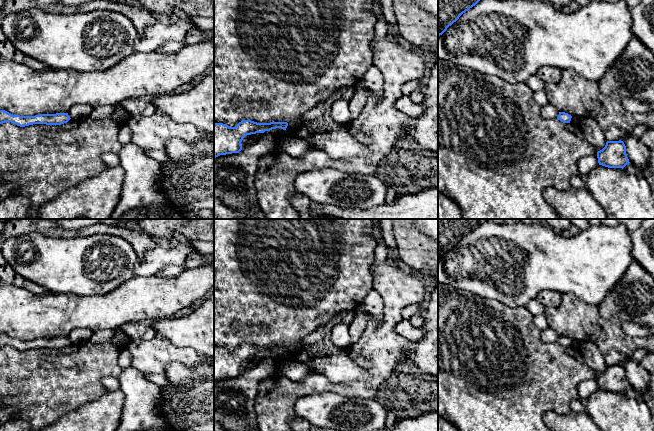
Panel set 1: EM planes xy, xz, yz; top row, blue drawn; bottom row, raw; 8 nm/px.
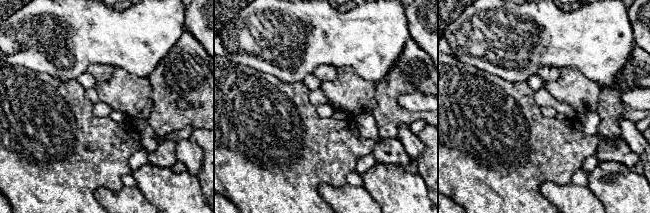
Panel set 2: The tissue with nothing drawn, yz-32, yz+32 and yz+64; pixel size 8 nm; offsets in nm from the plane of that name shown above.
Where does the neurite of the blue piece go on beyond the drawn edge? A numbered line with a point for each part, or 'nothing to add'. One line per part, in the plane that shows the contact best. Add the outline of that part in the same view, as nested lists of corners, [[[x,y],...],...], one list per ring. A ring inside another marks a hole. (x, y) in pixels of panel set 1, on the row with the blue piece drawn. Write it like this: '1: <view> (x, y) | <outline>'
1: xz (278, 131) | [[[276,128],[276,129],[272,129],[270,131],[265,131],[264,133],[256,133],[256,134],[251,134],[255,137],[262,137],[265,135],[271,135],[271,136],[282,136],[283,134],[285,134],[285,130],[281,129],[281,128]]]

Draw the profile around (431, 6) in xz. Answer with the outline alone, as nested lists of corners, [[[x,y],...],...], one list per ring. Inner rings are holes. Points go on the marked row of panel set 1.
[[[414,0],[424,10],[438,18],[438,0]]]

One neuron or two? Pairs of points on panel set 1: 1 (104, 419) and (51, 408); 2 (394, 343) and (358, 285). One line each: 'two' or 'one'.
1: two
2: two

